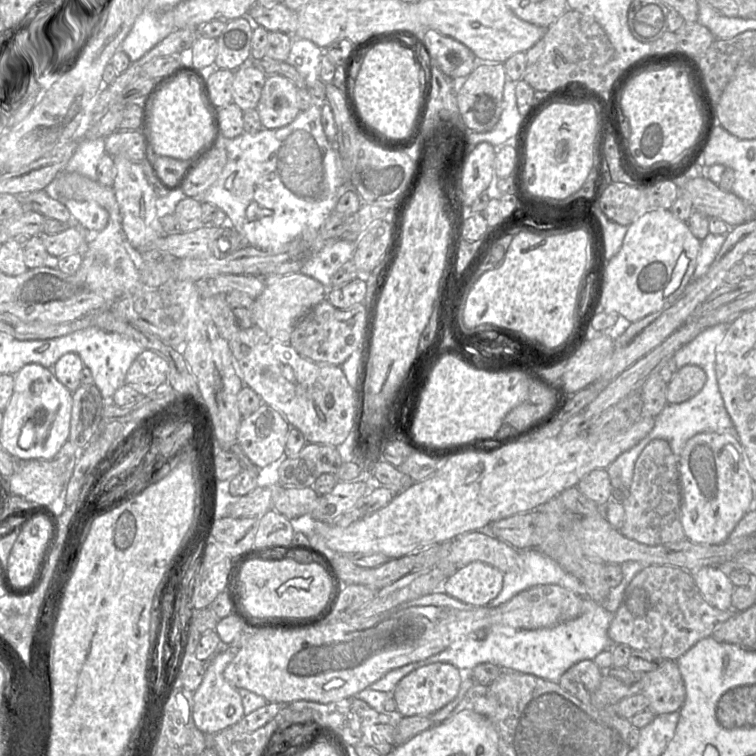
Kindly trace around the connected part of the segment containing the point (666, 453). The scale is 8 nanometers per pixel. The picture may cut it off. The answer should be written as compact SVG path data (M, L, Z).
M664 439L652 440L639 455L629 495L622 501L625 519L619 529L625 537L648 546L672 544L685 539L681 523L681 490L678 458Z

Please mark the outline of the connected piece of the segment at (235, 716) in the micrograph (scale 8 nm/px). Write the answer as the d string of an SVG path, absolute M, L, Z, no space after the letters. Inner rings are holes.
M228 646L206 664L206 671L199 687L193 692L193 720L196 727L205 734L213 736L231 727L245 715L238 689L225 677L224 669L239 651L238 646Z

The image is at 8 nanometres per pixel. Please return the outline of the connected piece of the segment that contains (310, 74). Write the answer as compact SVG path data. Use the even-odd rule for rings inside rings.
M294 37L286 62L301 74L306 84L315 83L320 79L320 62L323 53L324 50L312 41Z

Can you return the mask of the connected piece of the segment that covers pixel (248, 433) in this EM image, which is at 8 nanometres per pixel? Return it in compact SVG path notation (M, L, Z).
M262 403L254 413L242 418L237 443L256 466L264 468L286 455L289 430L283 414Z

